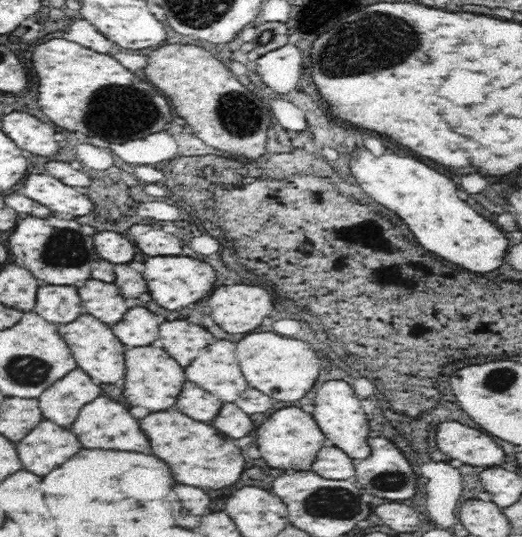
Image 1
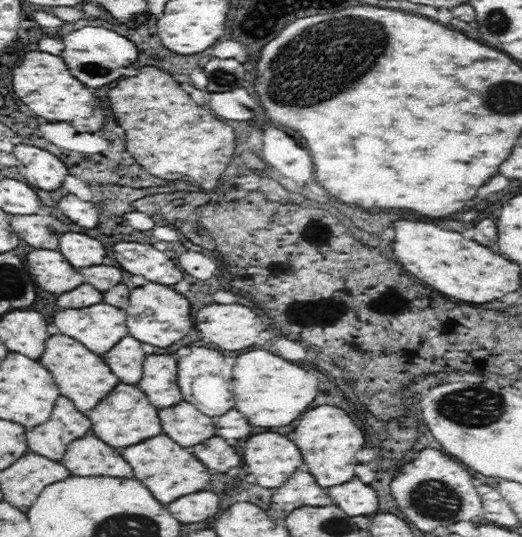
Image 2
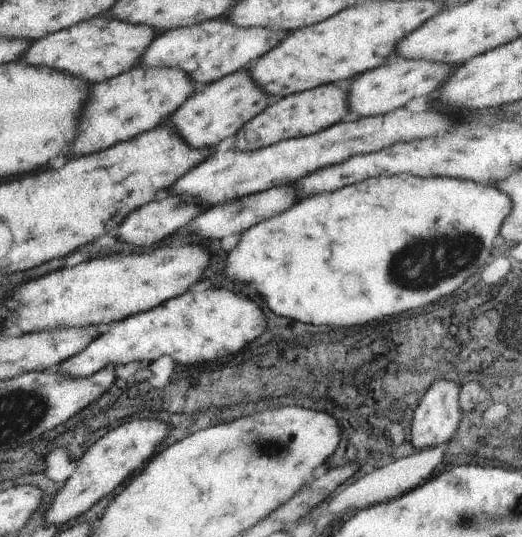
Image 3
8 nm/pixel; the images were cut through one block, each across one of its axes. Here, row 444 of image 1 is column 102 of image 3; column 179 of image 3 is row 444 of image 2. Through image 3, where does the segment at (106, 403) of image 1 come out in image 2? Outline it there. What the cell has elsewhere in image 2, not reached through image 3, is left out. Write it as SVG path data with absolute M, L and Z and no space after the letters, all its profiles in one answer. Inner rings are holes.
M94 434L74 440L62 464L72 476L114 476L114 478L134 478L132 466L120 456L120 450L110 448Z

